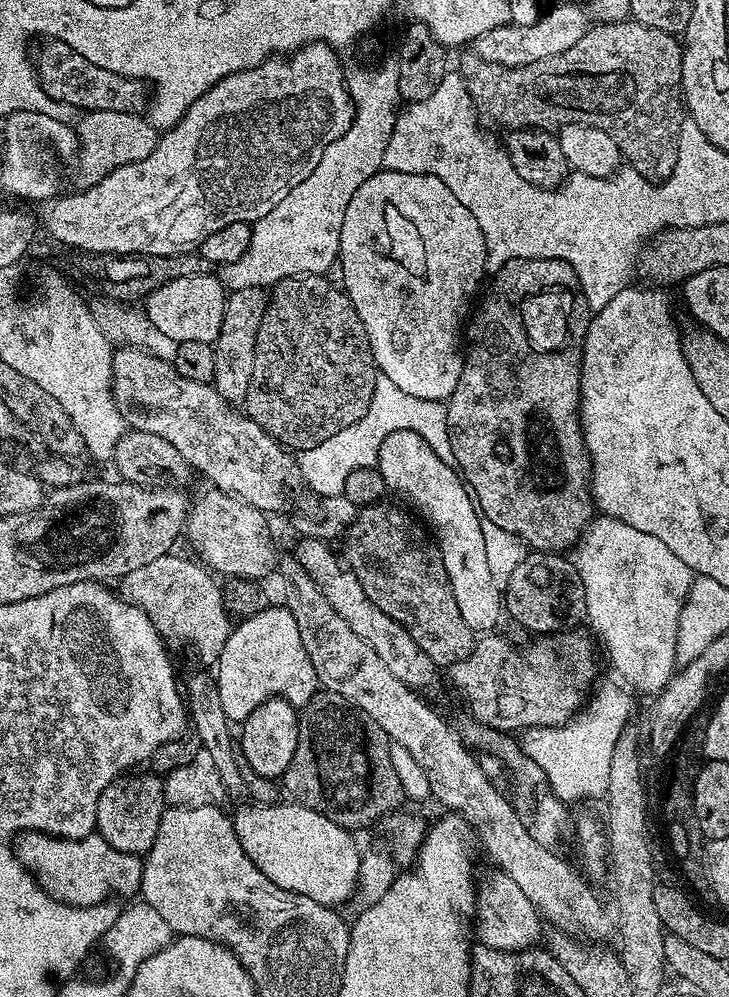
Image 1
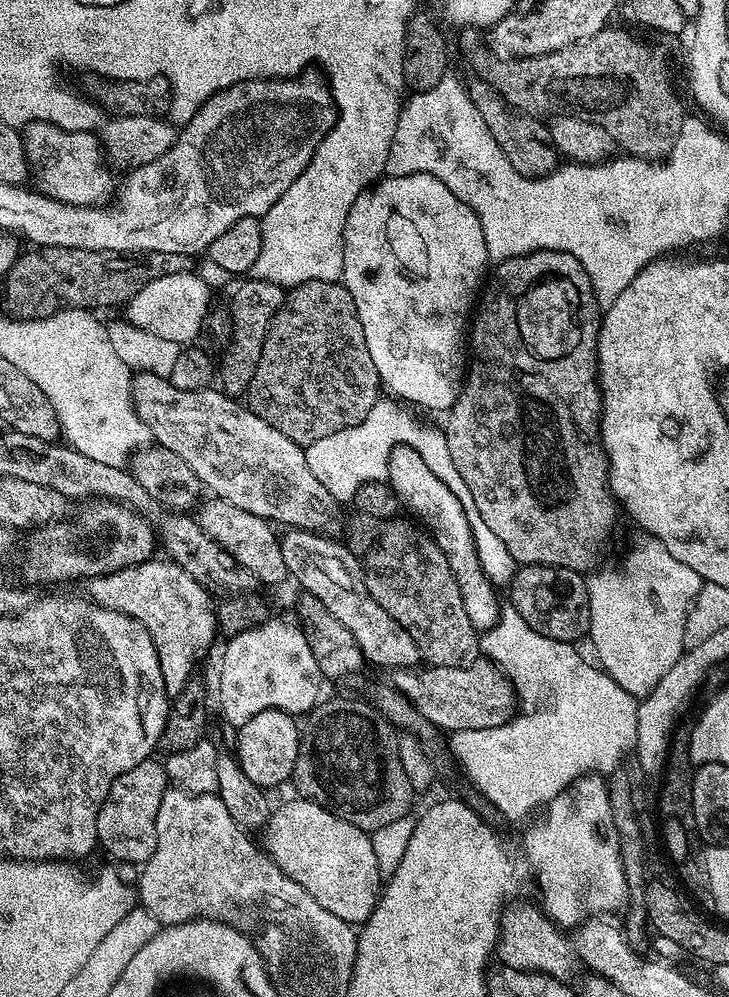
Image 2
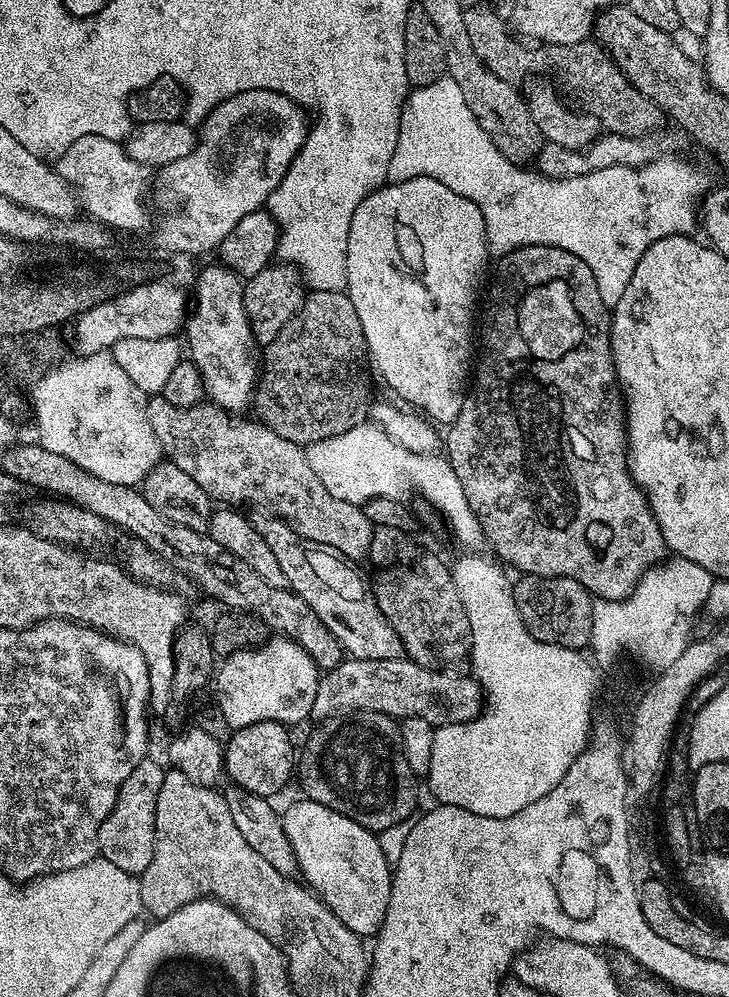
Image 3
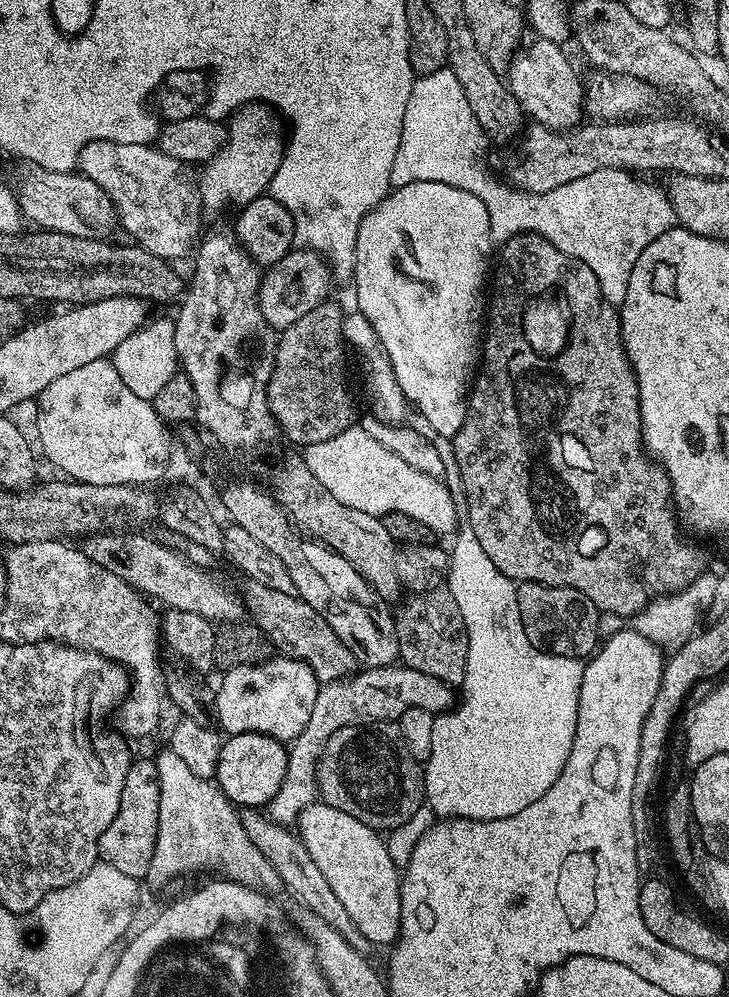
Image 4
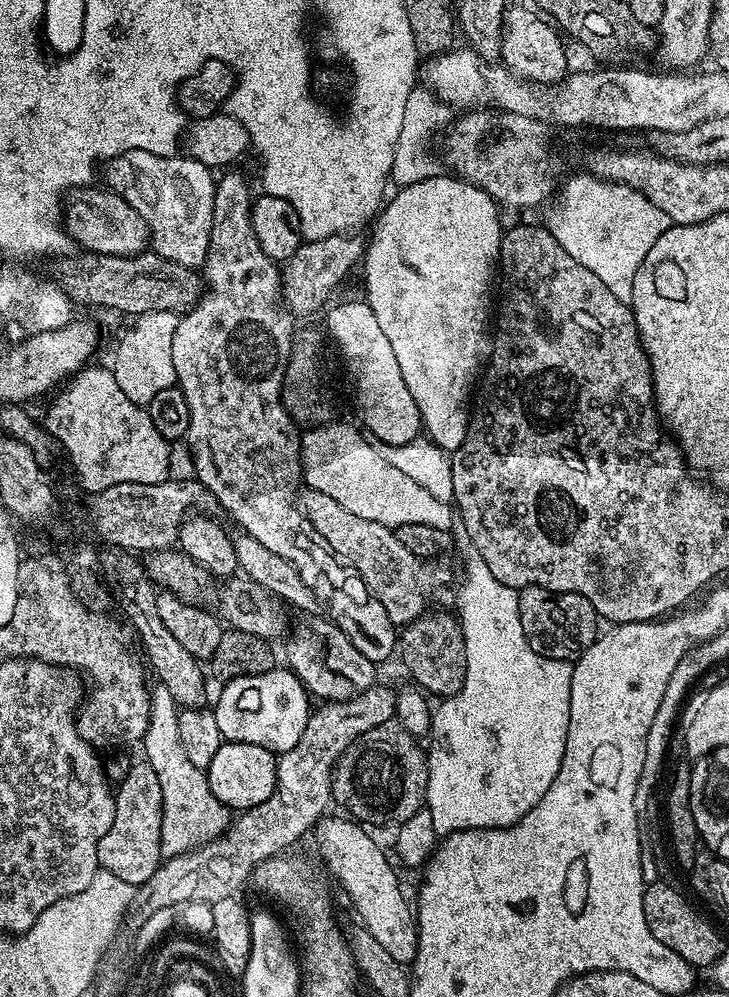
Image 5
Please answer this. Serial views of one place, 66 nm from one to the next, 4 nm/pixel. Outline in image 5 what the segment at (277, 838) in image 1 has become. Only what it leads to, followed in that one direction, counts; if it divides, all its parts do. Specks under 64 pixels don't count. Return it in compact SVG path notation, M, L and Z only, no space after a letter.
M328 814L314 829L316 844L320 852L332 863L334 871L340 875L348 900L354 911L360 915L359 923L374 936L397 962L408 966L416 957L416 918L413 905L404 897L400 880L388 861L388 856L376 845L365 825L343 815Z

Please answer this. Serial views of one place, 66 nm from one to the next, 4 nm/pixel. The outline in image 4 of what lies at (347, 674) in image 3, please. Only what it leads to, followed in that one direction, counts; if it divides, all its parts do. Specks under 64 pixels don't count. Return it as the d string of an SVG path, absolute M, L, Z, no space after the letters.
M407 666L365 667L363 670L353 672L351 676L347 676L344 680L321 684L318 698L314 698L314 710L310 710L310 722L306 722L302 734L298 734L298 738L291 741L288 748L286 778L278 790L278 794L274 794L274 798L266 806L268 819L281 826L292 826L299 821L302 810L306 810L310 805L317 803L316 768L320 765L320 756L324 752L324 745L327 744L328 739L335 732L362 724L377 724L380 720L396 722L399 721L402 714L406 714L408 708L421 708L433 714L447 712L454 704L452 692L453 689L438 678L430 678L430 674L422 674L418 670Z

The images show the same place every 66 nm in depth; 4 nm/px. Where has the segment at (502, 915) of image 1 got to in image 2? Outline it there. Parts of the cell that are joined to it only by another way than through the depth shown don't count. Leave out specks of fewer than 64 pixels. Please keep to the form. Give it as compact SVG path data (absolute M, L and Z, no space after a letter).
M530 904L512 907L505 907L500 917L498 956L504 959L501 961L519 972L545 972L555 980L571 981L578 967L575 943L569 937L567 940L565 933L539 907L536 909Z

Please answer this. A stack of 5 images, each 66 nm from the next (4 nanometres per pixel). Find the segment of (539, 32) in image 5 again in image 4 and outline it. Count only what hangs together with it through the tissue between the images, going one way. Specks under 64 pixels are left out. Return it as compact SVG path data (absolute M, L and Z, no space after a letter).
M533 39L533 44L521 47L513 56L506 73L506 83L529 121L567 132L579 128L585 119L584 84L561 45L552 40Z

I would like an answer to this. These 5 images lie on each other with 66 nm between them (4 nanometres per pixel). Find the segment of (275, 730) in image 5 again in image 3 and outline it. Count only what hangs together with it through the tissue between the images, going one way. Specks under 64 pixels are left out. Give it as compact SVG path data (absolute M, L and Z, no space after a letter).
M282 634L273 635L256 648L247 648L236 652L233 656L223 657L214 677L214 688L221 692L218 712L223 720L229 723L231 729L254 726L254 722L278 722L285 726L300 724L312 716L314 694L320 685L321 669L294 641L288 640Z

